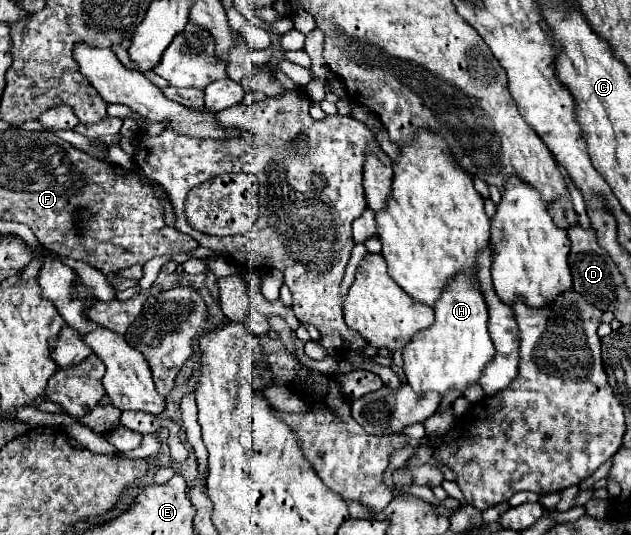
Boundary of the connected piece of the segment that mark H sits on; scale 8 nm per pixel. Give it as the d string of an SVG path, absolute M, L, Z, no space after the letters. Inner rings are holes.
M459 276L445 288L435 306L435 322L427 330L413 336L403 352L403 370L407 384L417 392L437 392L445 396L449 390L465 390L479 382L481 372L493 360L495 346L487 332L487 304L479 288L465 276Z

